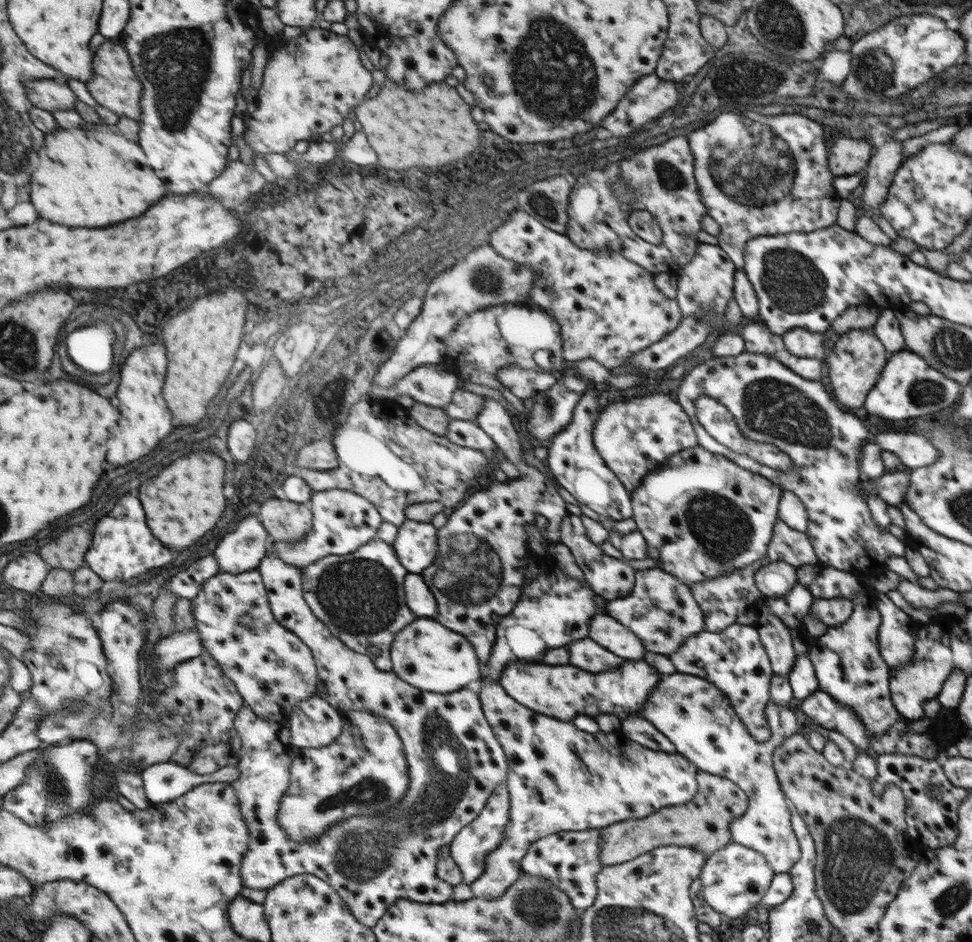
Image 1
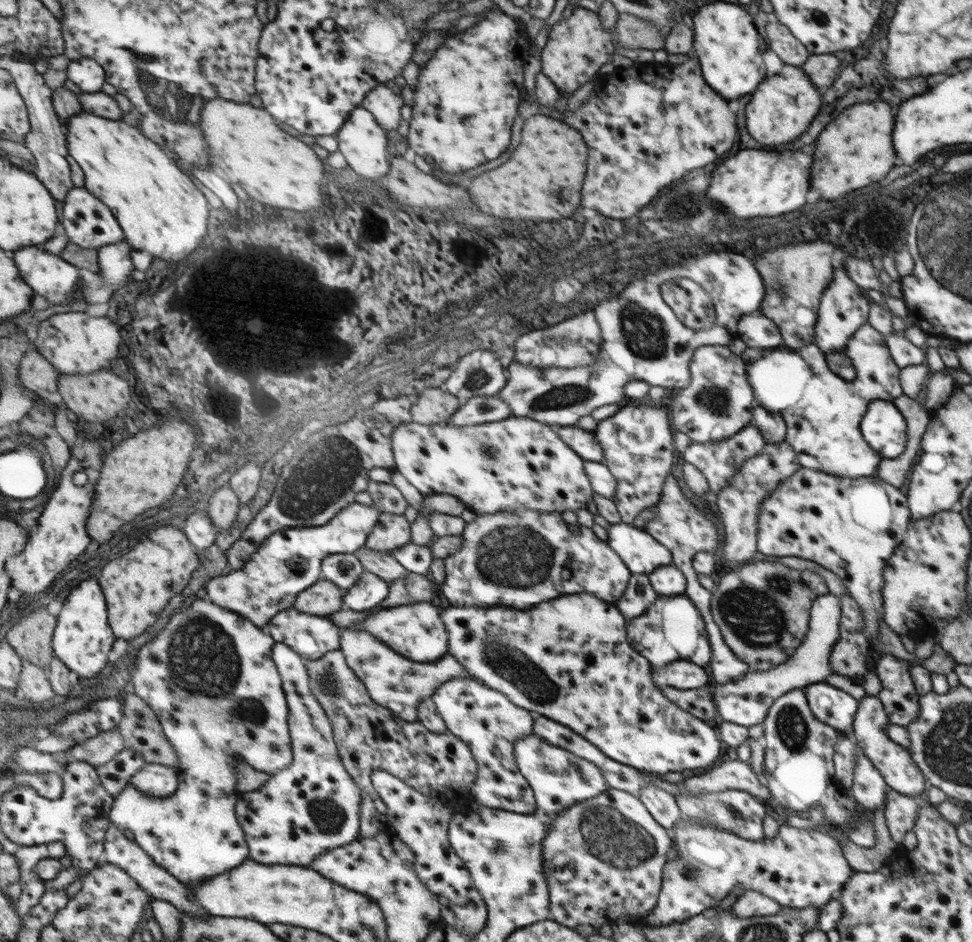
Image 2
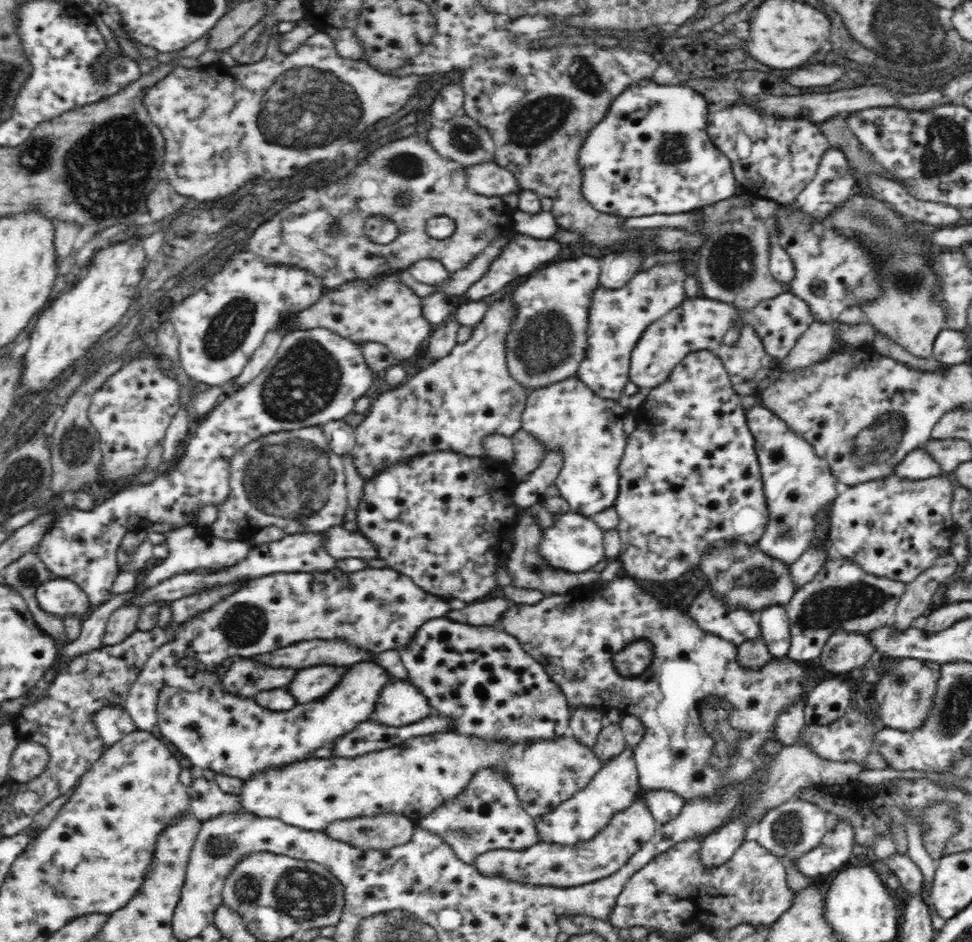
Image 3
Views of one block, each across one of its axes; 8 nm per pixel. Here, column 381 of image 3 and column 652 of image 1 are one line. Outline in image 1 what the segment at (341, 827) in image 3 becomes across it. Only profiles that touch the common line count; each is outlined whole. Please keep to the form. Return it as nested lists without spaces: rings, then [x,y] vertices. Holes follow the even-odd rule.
[[[698,769],[697,782],[700,788],[696,796],[684,805],[660,809],[646,818],[616,822],[604,829],[556,833],[534,842],[521,861],[521,872],[537,875],[548,884],[554,884],[568,894],[574,908],[581,911],[594,904],[597,898],[597,874],[605,866],[622,864],[668,845],[692,847],[706,853],[708,858],[732,841],[730,822],[746,812],[748,800],[746,793],[726,778]]]

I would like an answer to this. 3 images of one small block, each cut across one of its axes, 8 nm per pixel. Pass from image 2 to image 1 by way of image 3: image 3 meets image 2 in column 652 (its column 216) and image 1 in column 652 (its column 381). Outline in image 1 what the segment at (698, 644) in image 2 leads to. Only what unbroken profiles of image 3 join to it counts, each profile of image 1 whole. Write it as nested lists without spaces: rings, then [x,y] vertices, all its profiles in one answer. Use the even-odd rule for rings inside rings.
[[[656,567],[638,570],[635,572],[635,586],[630,595],[607,602],[607,614],[641,638],[646,650],[668,657],[680,648],[686,638],[696,637],[704,630],[702,610],[698,608],[692,594],[686,583],[668,571]]]

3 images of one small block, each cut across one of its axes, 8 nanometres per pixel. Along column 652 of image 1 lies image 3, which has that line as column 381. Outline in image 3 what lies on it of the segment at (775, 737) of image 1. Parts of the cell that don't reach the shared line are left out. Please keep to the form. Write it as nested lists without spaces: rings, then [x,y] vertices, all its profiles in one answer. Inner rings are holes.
[[[392,680],[384,687],[370,720],[384,726],[406,726],[436,714],[424,694],[408,680]]]

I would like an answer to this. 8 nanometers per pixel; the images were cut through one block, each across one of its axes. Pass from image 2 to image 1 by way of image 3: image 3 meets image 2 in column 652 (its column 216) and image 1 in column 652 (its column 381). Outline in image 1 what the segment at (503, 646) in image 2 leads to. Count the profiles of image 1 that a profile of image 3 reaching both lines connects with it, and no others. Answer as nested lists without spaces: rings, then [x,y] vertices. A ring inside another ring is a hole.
[[[624,659],[622,666],[612,668],[610,674],[590,674],[570,664],[554,666],[540,661],[514,661],[500,671],[500,683],[513,699],[538,714],[572,721],[580,714],[595,718],[602,712],[616,714],[622,720],[644,711],[661,676],[646,660]]]

